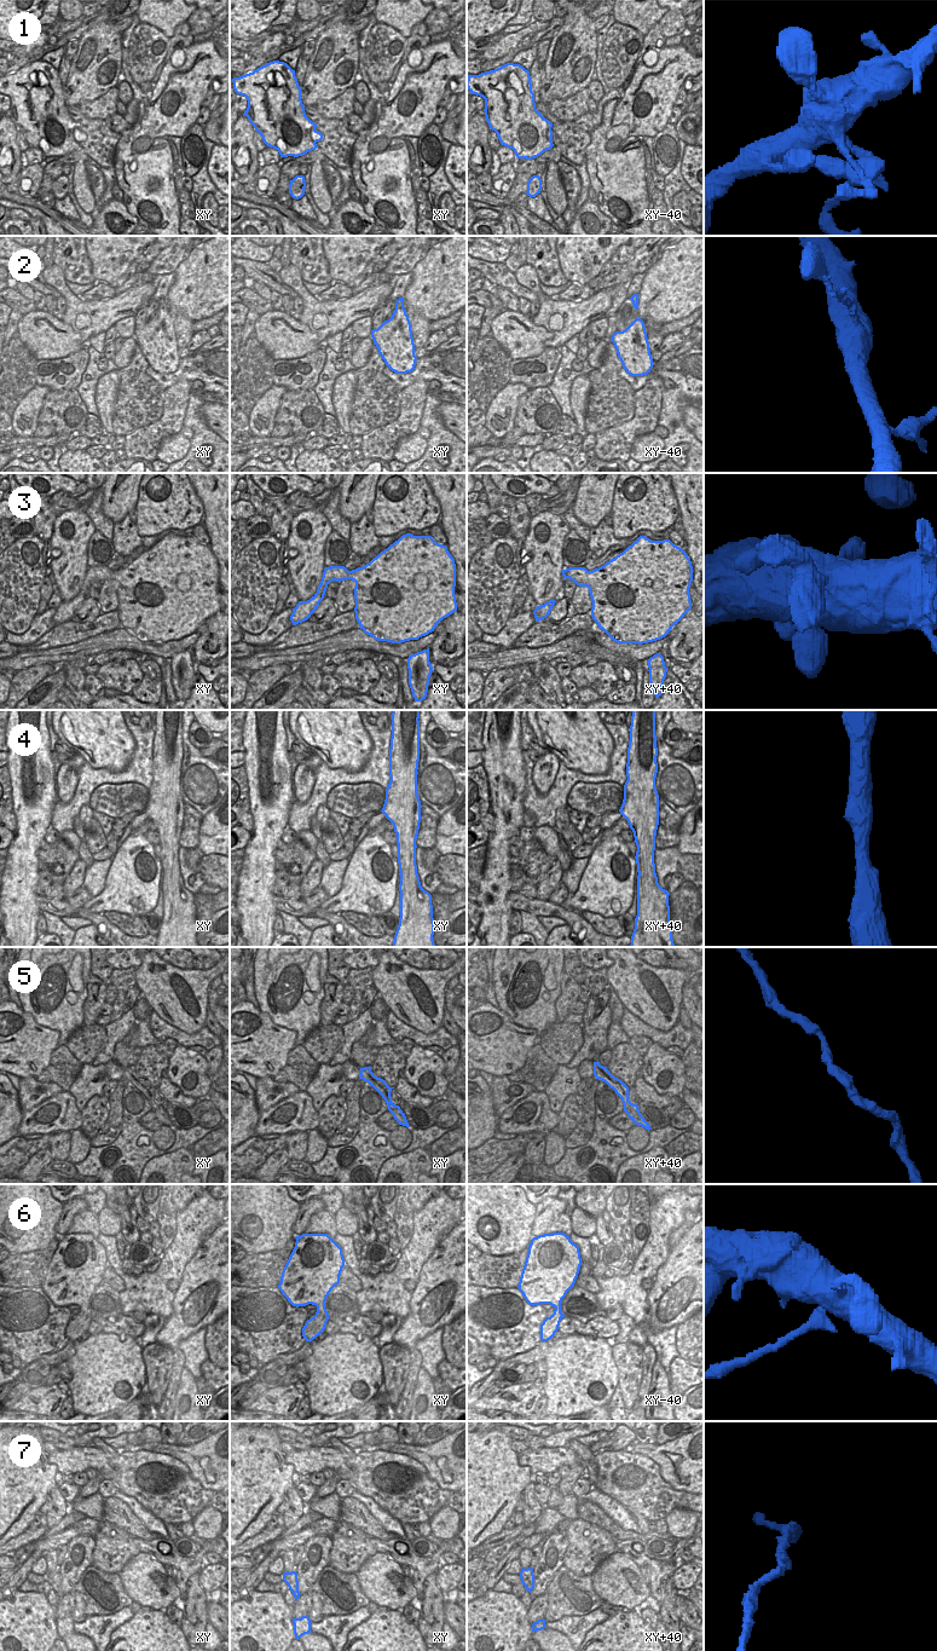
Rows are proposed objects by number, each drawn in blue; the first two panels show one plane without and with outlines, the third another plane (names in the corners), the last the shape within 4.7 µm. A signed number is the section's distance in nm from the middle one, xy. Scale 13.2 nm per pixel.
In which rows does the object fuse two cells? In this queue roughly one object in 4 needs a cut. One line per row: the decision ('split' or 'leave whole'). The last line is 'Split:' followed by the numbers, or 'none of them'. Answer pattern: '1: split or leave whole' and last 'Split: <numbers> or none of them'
1: split
2: leave whole
3: leave whole
4: leave whole
5: split
6: split
7: leave whole
Split: 1, 5, 6

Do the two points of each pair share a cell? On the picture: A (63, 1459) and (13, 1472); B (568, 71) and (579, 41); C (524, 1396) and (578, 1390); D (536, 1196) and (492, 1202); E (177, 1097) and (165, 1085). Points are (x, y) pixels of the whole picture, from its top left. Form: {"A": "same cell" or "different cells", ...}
{"A": "different cells", "B": "same cell", "C": "different cells", "D": "different cells", "E": "same cell"}

